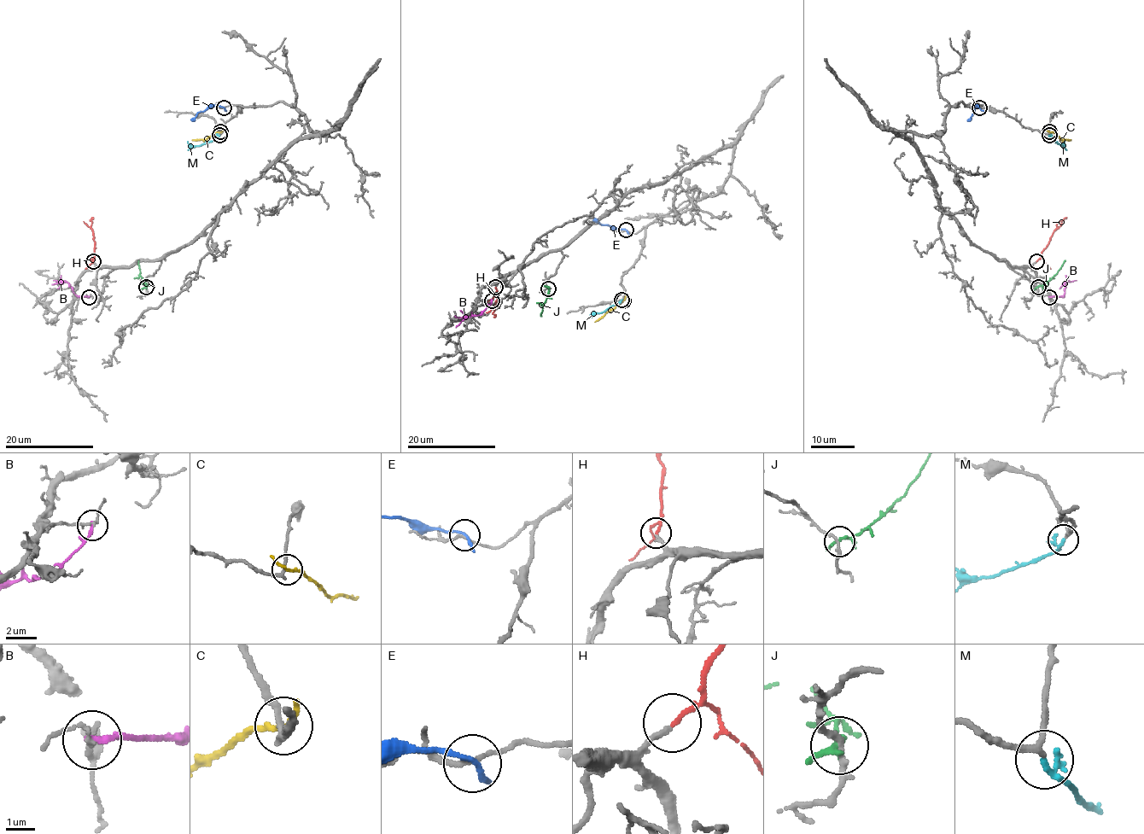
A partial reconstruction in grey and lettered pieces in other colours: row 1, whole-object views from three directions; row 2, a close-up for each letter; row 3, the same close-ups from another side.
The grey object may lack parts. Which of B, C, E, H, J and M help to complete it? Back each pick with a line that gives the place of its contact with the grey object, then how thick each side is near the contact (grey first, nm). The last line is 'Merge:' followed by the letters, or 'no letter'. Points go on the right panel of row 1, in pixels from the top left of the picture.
H: contact (1036, 261); calibres 200 and 160 nm
M: contact (1049, 135); calibres 190 and 160 nm
Merge: H, M

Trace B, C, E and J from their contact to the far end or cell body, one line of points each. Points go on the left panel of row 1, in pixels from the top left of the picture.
B: (89, 296), (78, 296), (67, 282), (54, 280)
C: (220, 131), (207, 139), (192, 140)
E: (224, 107), (209, 107), (192, 120)
J: (146, 287), (140, 276), (139, 260)

